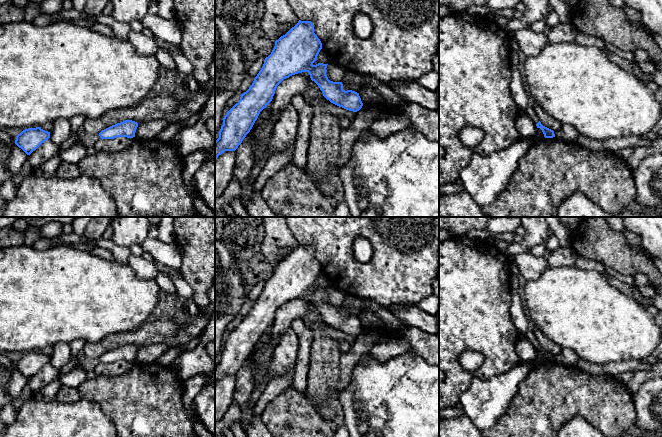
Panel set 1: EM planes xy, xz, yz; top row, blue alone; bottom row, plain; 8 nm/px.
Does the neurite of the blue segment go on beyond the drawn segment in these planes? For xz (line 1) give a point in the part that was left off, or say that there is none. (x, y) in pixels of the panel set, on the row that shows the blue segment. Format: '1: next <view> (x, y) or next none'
1: next none

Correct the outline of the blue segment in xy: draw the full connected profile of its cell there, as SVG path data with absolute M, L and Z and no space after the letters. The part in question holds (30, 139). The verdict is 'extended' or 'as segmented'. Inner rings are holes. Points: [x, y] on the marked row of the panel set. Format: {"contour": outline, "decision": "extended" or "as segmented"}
{"contour": "M40 127L28 128L16 136L15 144L27 155L30 155L49 138L50 132L45 131Z", "decision": "as segmented"}

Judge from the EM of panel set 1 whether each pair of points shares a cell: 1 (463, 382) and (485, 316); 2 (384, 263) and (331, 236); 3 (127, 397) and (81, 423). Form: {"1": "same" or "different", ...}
{"1": "same", "2": "same", "3": "different"}

